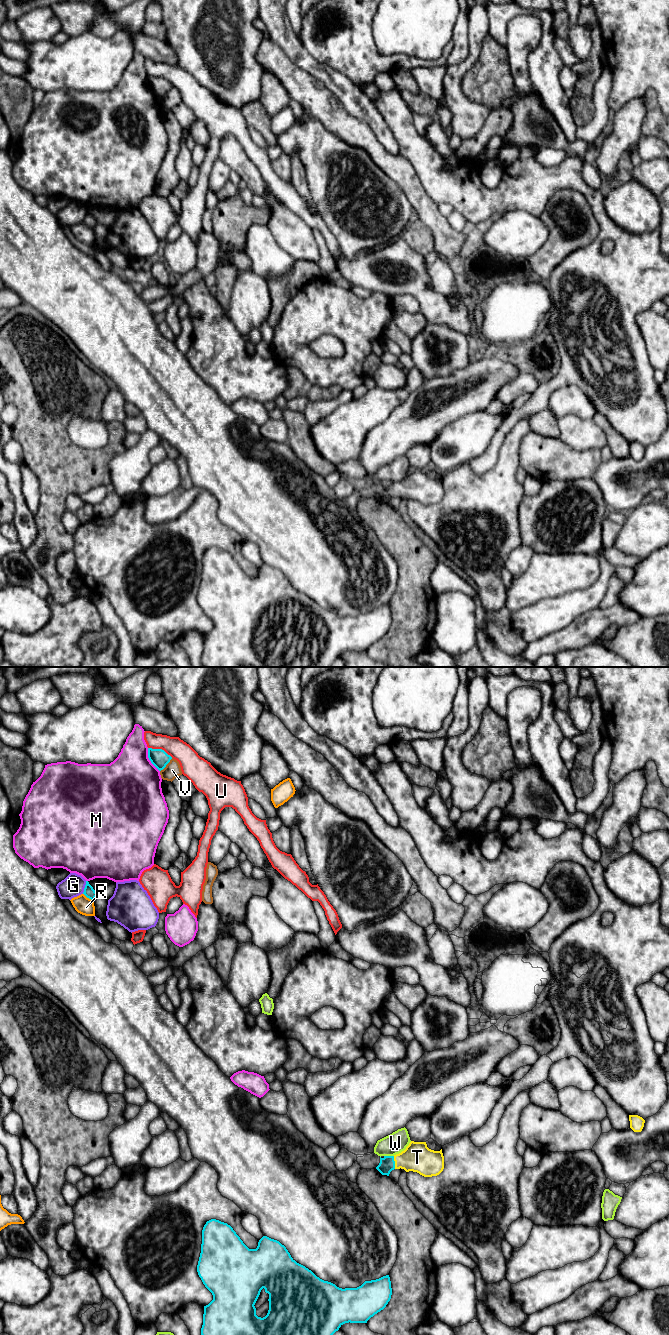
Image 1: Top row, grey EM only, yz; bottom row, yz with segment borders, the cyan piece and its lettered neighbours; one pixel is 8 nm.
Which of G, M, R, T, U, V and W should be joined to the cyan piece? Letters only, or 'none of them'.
T

